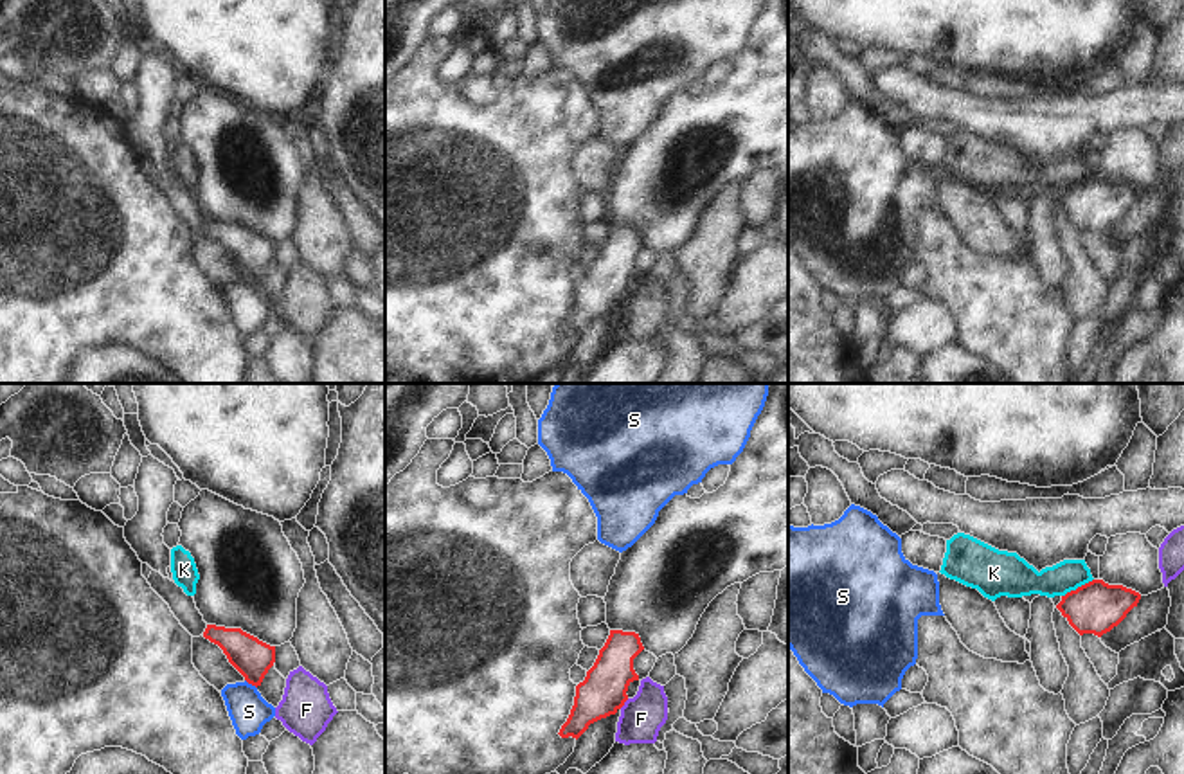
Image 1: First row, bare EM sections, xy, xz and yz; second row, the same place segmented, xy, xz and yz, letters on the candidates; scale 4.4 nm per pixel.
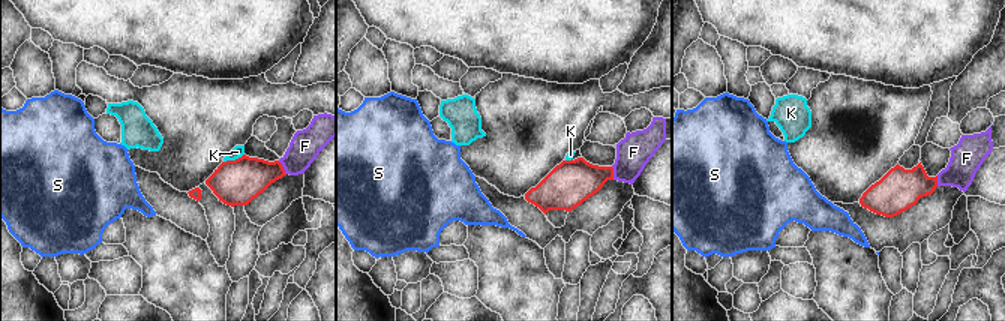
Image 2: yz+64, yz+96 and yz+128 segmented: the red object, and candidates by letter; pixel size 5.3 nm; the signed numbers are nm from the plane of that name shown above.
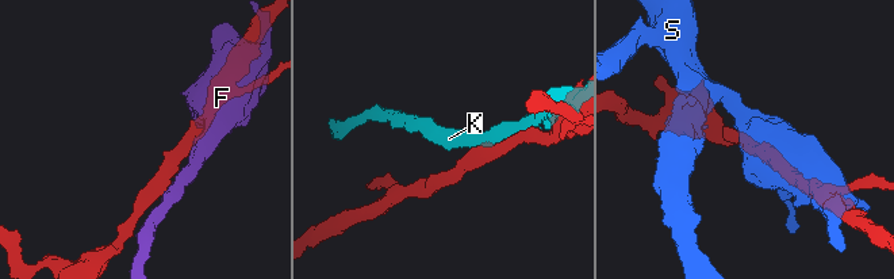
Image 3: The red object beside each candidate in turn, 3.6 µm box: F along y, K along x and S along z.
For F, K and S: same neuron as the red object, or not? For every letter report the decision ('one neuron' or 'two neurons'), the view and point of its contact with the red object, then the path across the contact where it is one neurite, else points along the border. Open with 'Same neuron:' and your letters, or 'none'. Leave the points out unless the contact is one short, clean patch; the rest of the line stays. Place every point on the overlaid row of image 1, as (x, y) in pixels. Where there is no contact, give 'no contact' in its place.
Same neuron: none
F: two neurons; meets red in xz at (623, 704)
K: two neurons; meets red in yz at (1078, 587)
S: two neurons; meets red in xy at (251, 683)

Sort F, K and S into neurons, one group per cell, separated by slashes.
F / K / S

